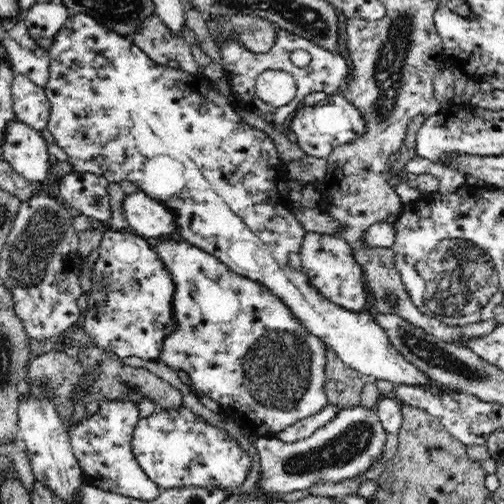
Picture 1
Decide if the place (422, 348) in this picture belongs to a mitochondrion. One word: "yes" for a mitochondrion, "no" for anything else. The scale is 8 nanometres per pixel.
yes

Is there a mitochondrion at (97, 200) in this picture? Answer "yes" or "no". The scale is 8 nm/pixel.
yes

